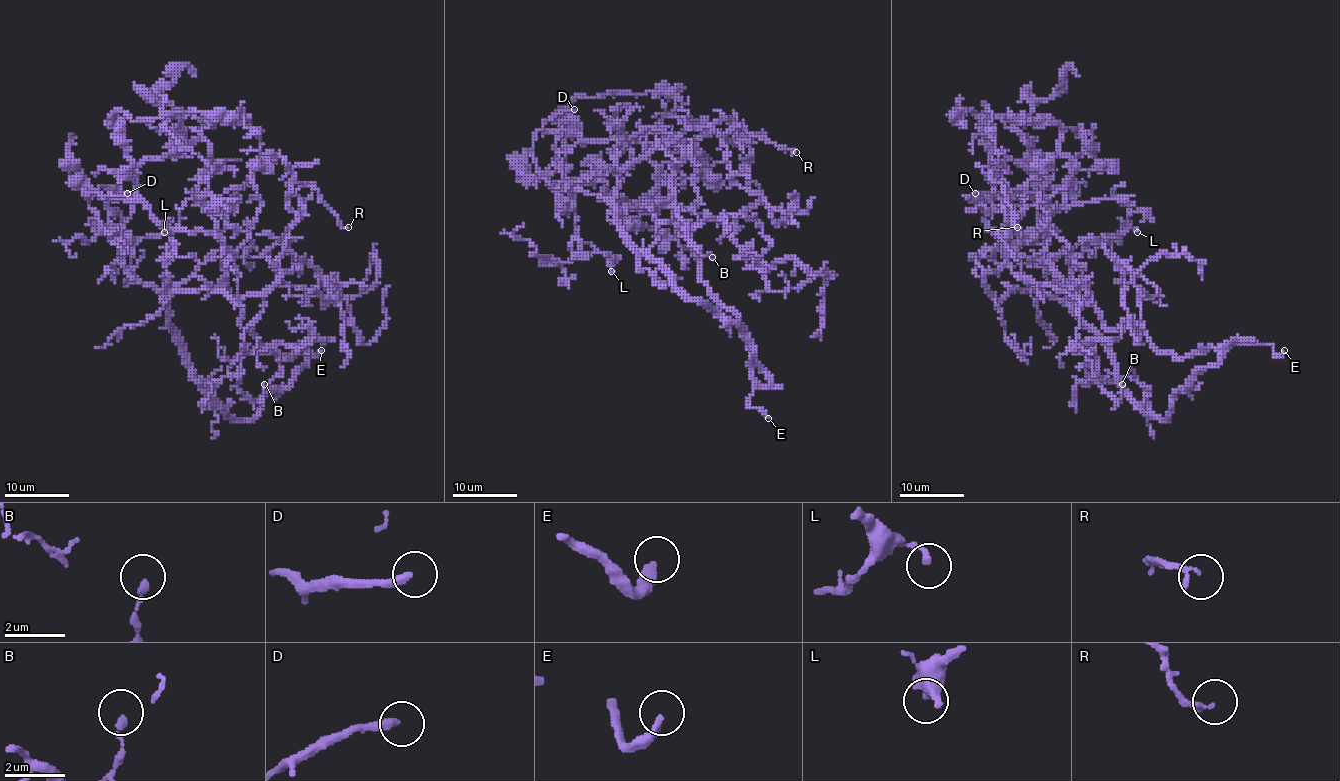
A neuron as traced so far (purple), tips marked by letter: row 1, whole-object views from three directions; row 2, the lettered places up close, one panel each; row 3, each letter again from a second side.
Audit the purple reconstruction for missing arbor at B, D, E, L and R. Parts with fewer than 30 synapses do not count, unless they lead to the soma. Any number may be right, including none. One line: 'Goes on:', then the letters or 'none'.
Goes on: E

